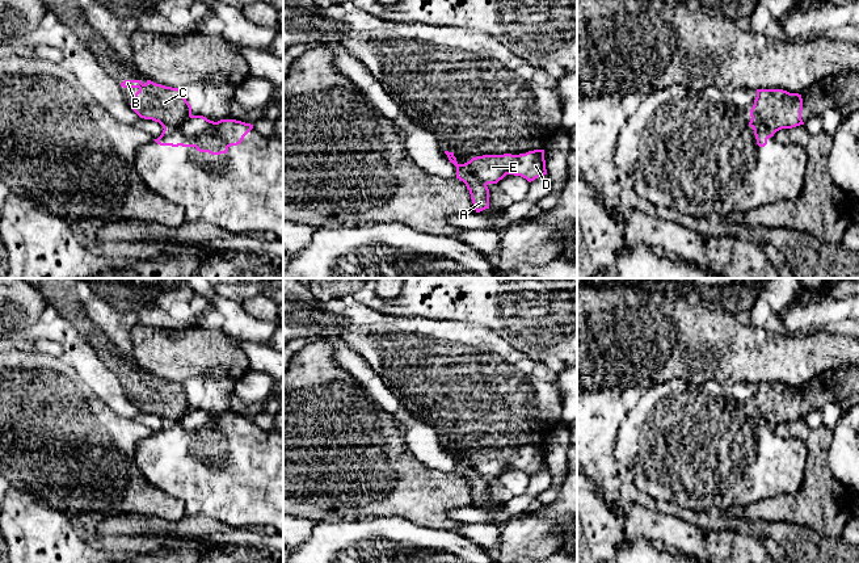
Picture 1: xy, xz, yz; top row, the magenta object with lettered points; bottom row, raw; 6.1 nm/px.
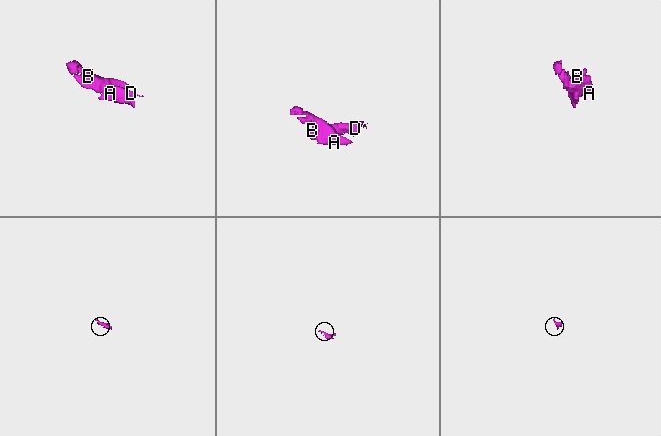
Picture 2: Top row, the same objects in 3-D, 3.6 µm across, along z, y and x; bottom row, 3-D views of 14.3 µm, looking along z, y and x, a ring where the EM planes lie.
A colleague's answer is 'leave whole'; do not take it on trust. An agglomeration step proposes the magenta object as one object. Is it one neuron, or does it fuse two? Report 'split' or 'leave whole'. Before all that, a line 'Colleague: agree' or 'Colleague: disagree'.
Colleague: disagree
split

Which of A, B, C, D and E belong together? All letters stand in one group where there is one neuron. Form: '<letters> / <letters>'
A B C / D E

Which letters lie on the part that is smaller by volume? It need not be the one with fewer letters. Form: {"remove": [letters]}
{"remove": ["D", "E"]}

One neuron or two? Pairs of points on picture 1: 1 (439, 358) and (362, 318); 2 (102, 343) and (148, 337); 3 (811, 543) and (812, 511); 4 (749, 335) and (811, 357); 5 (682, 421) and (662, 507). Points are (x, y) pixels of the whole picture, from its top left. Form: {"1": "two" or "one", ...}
{"1": "one", "2": "two", "3": "two", "4": "one", "5": "two"}

